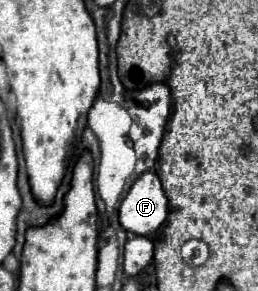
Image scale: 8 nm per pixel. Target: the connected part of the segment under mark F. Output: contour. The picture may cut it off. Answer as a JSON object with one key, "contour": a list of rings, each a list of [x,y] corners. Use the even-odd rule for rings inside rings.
{"contour":[[[143,172],[119,206],[119,222],[127,232],[147,236],[155,232],[169,214],[169,202],[155,172]]]}

